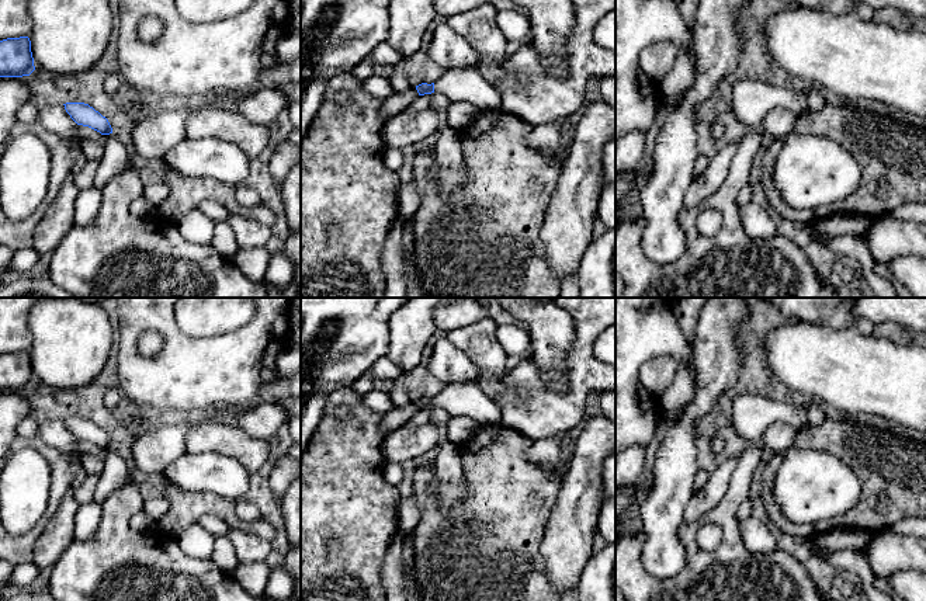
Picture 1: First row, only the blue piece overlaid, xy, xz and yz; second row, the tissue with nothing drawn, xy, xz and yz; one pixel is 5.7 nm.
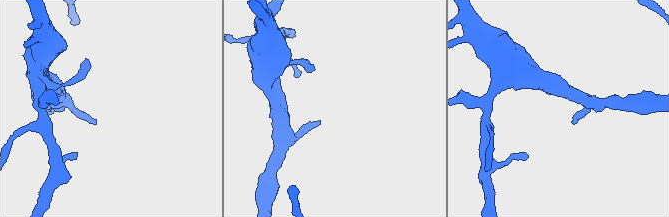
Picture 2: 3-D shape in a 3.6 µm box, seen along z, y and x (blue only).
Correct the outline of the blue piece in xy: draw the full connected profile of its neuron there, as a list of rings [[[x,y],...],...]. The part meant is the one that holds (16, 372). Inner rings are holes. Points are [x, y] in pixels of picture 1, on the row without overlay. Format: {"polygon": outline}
{"polygon": [[[28,351],[0,355],[0,392],[30,390],[35,385]]]}

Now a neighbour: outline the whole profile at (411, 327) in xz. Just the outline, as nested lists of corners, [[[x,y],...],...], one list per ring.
[[[412,298],[389,319],[386,358],[402,371],[412,371],[422,361],[429,338],[437,330],[434,310],[459,298]]]

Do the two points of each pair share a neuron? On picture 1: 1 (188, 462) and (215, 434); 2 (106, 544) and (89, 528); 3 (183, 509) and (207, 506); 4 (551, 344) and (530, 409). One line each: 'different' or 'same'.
1: different
2: different
3: same
4: different

